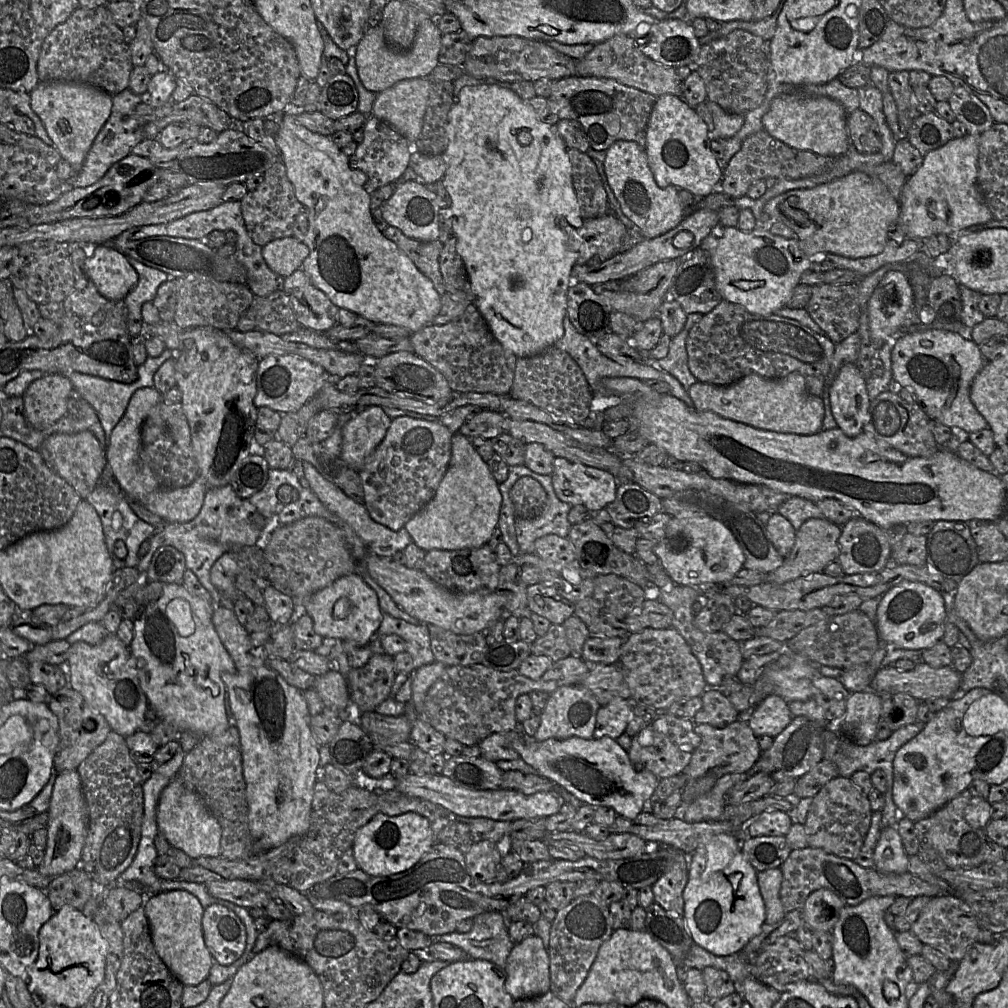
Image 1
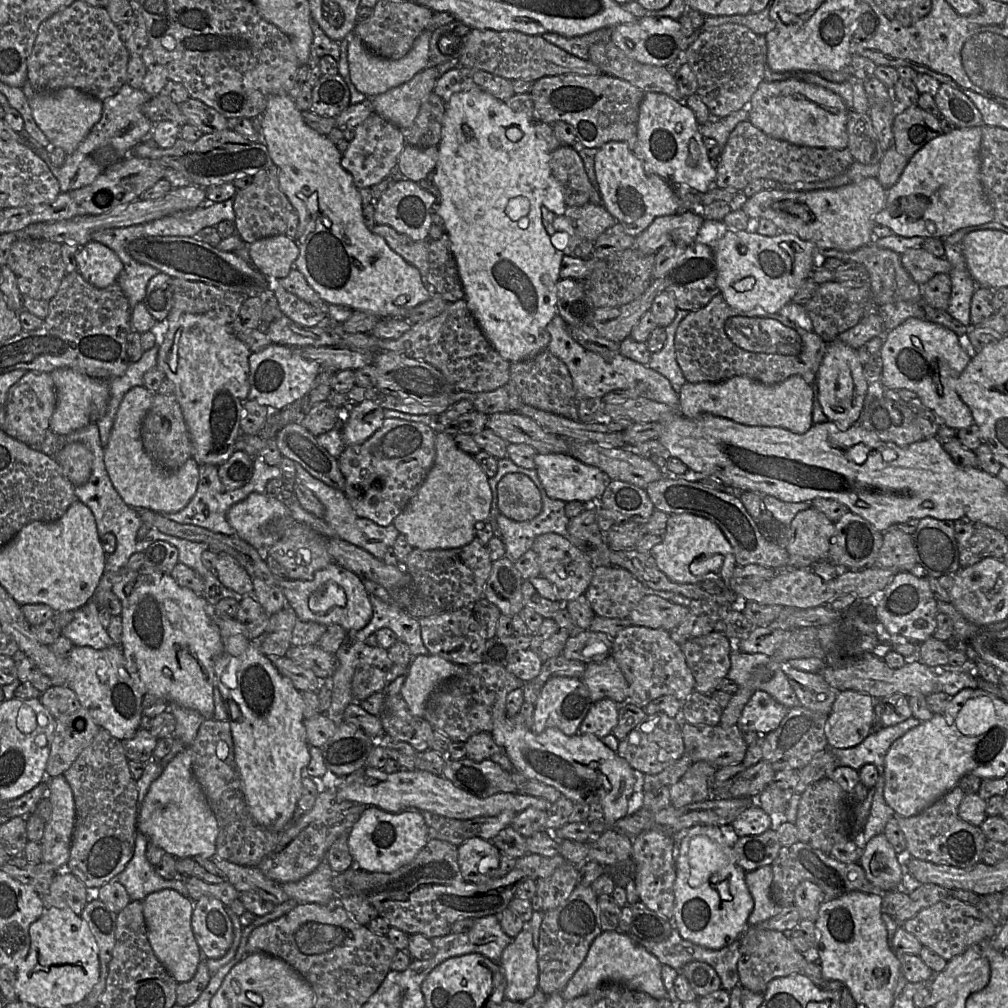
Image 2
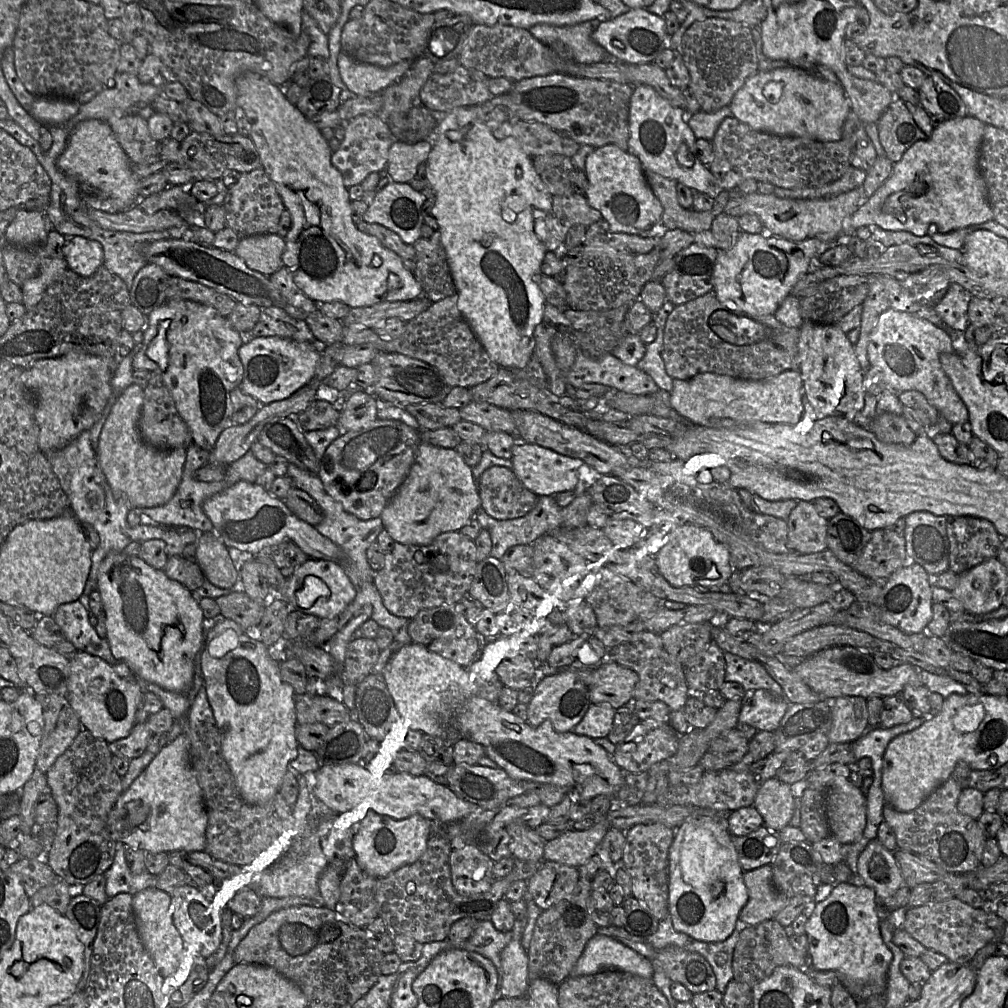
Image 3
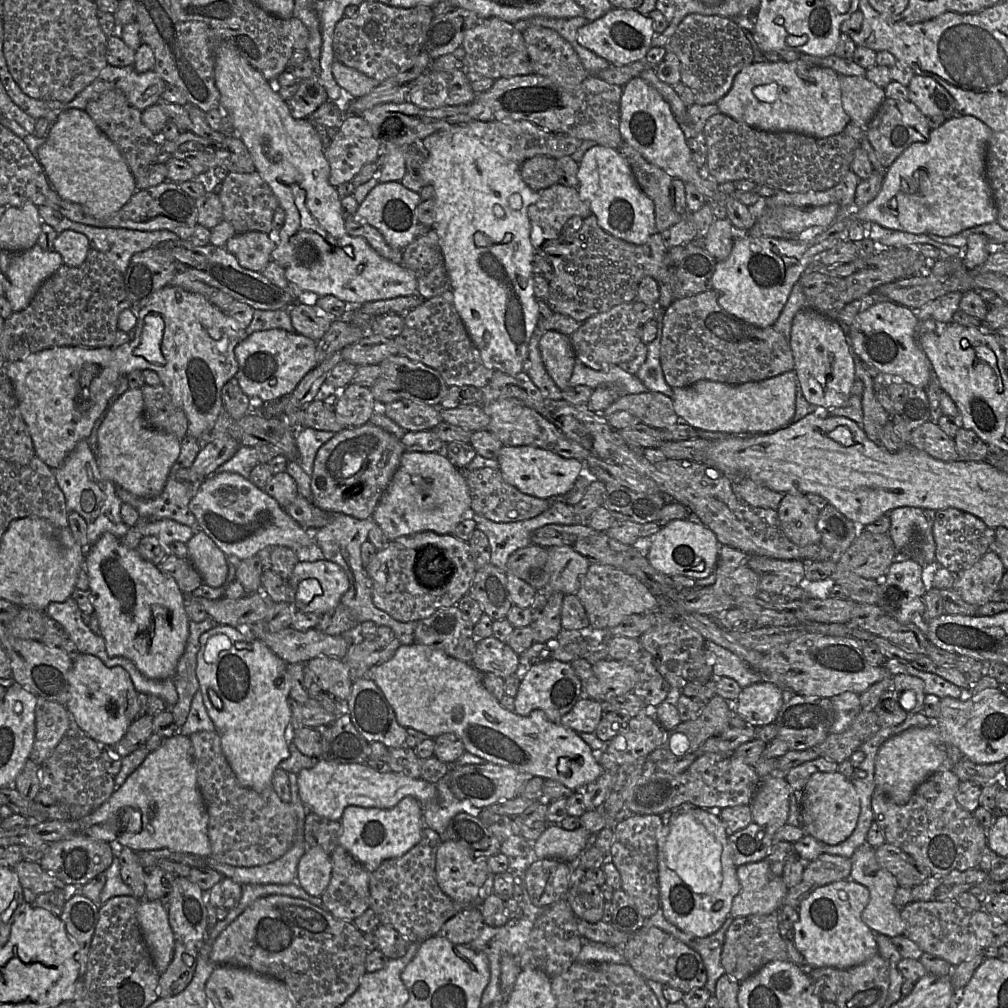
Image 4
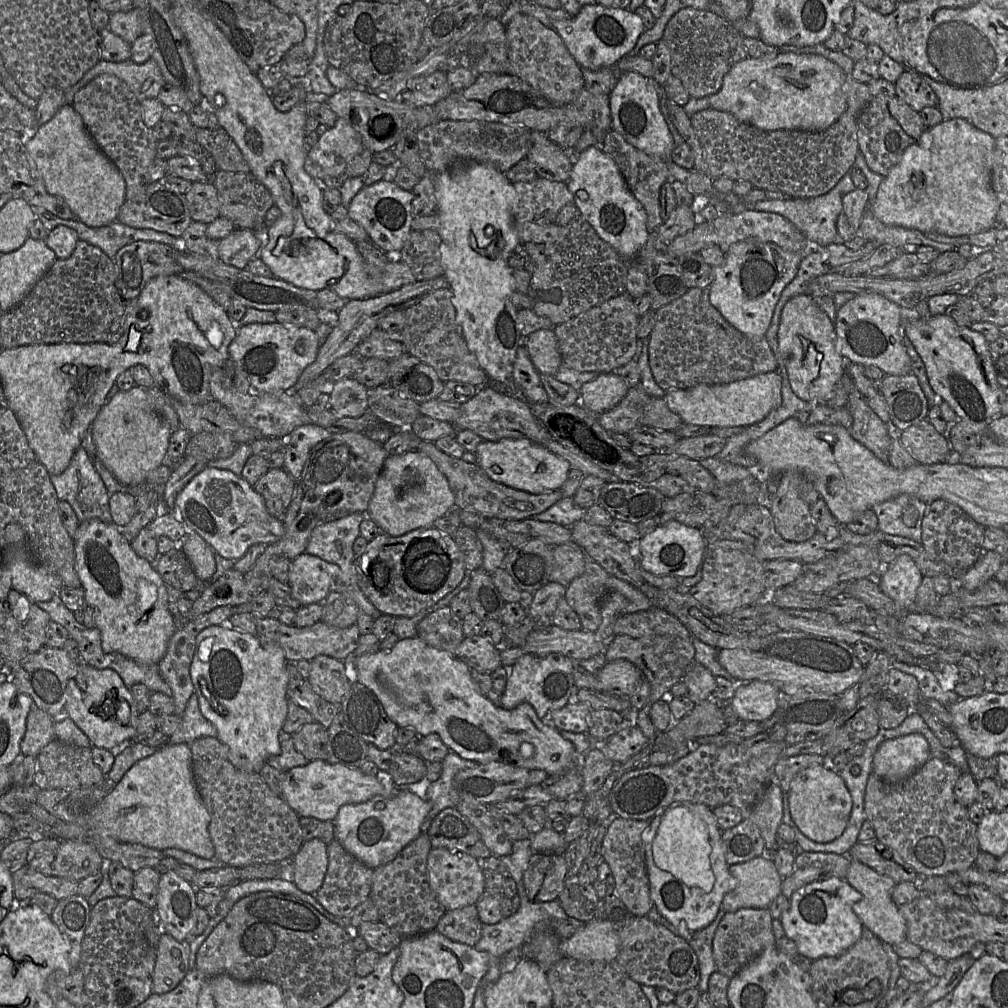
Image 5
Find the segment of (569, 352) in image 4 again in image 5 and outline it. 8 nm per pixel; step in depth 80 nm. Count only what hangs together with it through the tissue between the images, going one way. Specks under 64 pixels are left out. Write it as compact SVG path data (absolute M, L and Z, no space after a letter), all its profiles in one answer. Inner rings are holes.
M539 329L523 338L529 357L540 374L554 376L562 365L558 340L553 329Z

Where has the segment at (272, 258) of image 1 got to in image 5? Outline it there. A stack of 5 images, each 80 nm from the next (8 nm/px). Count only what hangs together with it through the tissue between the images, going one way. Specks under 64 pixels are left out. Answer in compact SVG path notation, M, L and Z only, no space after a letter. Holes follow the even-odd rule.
M236 228L227 237L218 241L218 257L227 265L246 269L249 261L258 257L261 242L253 230Z

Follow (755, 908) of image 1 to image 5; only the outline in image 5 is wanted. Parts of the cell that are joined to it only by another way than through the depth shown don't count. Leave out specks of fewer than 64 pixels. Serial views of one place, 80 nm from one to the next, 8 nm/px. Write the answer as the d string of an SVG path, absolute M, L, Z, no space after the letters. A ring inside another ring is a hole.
M680 801L667 807L660 818L652 848L647 848L647 857L651 900L659 913L677 927L696 931L710 925L717 916L724 896L736 886L725 857L722 829L712 808L704 804Z

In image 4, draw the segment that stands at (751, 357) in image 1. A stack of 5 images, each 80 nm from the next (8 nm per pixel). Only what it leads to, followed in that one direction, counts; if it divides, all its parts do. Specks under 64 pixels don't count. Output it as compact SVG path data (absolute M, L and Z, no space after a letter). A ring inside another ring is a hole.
M714 289L676 299L663 310L660 361L672 388L699 380L737 385L762 381L794 370L789 340L773 326L759 328L723 309Z

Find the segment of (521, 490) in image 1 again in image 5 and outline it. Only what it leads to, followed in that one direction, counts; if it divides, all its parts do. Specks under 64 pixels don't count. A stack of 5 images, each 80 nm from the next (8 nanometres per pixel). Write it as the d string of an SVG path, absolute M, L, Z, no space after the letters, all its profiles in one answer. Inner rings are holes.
M422 440L417 451L431 458L445 475L455 496L457 510L465 510L487 518L524 520L546 511L562 498L561 489L544 494L531 494L494 481L476 463L449 456L439 450L433 442Z

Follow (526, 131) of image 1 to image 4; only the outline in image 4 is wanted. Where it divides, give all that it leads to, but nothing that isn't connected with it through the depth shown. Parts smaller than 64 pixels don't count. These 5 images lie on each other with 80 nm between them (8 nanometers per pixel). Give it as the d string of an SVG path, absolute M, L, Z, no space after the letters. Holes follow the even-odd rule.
M451 128L435 133L439 134L439 141L431 148L423 166L422 182L432 185L435 190L435 222L432 227L439 237L454 306L484 365L514 376L524 369L529 343L540 319L533 281L536 249L530 239L528 214L528 207L538 200L538 192L523 181L521 164L502 157L476 136Z

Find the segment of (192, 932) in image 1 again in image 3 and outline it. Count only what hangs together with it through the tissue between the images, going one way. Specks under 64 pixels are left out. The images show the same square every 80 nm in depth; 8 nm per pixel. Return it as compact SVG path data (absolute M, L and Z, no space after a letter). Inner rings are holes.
M149 888L133 896L133 901L137 928L147 952L161 976L165 978L174 974L179 966L184 943L173 921L171 895L157 888Z

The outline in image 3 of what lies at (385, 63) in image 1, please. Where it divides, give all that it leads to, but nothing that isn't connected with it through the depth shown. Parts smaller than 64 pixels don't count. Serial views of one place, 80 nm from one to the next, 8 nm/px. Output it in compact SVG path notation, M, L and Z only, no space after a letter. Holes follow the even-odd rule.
M341 52L338 68L348 89L357 96L367 97L385 90L399 81L413 66L414 61L401 61L390 67L361 63Z

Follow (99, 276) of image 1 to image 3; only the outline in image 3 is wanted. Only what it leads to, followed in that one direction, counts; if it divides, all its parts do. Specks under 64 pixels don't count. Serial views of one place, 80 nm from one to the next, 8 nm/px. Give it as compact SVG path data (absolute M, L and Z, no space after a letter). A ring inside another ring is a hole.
M82 236L66 238L63 254L69 269L88 277L104 264L103 247L99 242Z

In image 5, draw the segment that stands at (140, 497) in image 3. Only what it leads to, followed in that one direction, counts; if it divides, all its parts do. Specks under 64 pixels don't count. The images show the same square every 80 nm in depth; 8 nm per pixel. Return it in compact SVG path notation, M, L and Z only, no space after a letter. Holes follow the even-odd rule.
M138 385L117 392L92 423L97 457L125 486L142 484L151 471L163 464L170 435L169 423L152 407L147 390Z

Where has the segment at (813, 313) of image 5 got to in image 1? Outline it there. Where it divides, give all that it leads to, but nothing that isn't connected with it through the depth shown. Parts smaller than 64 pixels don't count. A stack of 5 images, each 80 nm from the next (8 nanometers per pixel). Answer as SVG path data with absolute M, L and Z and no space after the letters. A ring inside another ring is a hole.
M856 363L843 364L830 379L827 389L837 427L849 437L858 436L863 432L872 400Z

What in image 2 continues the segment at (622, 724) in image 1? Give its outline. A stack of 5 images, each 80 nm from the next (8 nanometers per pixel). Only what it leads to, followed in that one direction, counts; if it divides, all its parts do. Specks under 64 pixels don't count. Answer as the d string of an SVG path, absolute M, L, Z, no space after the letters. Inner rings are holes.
M610 699L594 702L578 734L603 738L612 734L618 722L619 704Z

